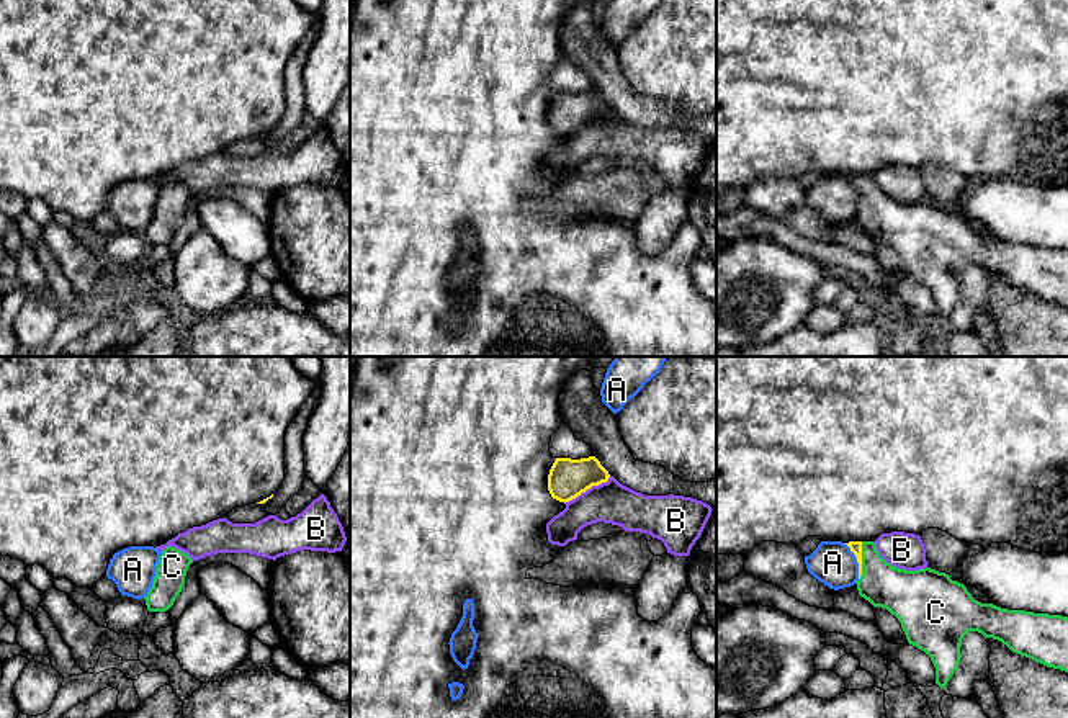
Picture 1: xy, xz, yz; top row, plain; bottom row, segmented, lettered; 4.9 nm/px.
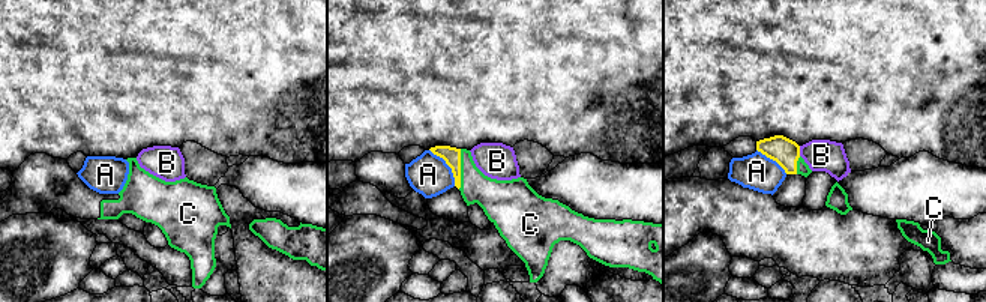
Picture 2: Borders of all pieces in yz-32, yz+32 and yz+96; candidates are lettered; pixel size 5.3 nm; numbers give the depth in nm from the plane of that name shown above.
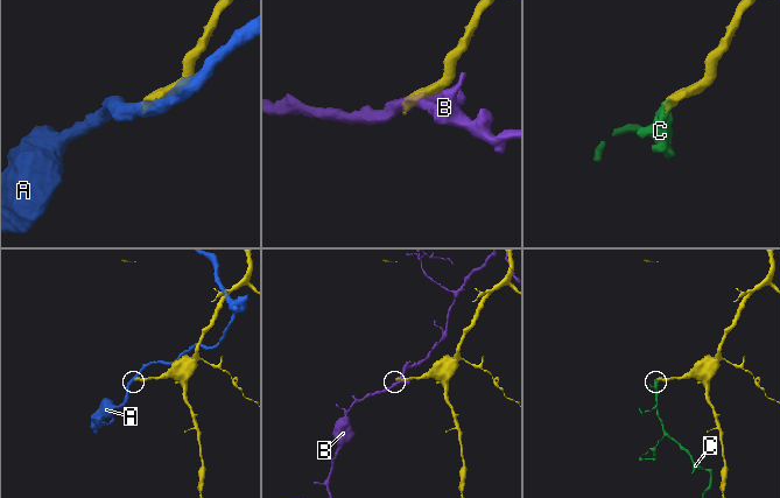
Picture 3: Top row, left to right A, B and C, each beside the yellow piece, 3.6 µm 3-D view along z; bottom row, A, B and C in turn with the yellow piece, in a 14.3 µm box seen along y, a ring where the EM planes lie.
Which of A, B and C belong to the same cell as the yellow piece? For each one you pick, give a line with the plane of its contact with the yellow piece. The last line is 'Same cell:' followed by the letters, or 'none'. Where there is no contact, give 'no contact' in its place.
C: meets yellow in yz
Same cell: C

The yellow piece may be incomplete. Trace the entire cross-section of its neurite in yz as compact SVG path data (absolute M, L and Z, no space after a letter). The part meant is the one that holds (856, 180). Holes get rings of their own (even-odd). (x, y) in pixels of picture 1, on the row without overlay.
M873 175L846 178L859 196L859 229L898 252L908 276L931 291L940 322L958 301L960 278L968 265L1068 306L1068 250L981 237L945 206L898 203L878 188Z

